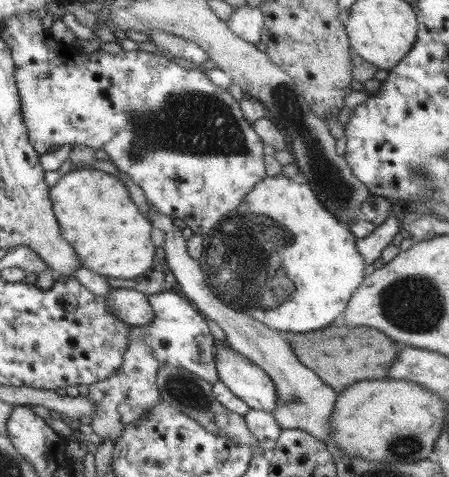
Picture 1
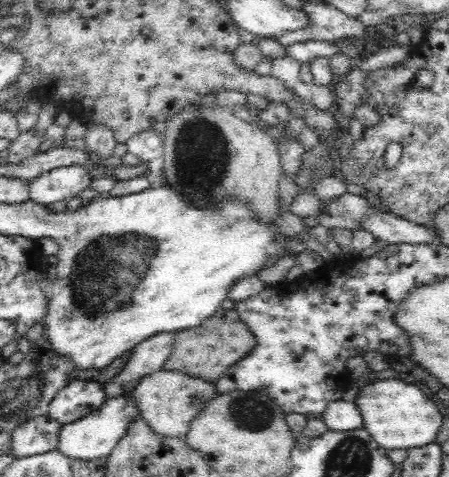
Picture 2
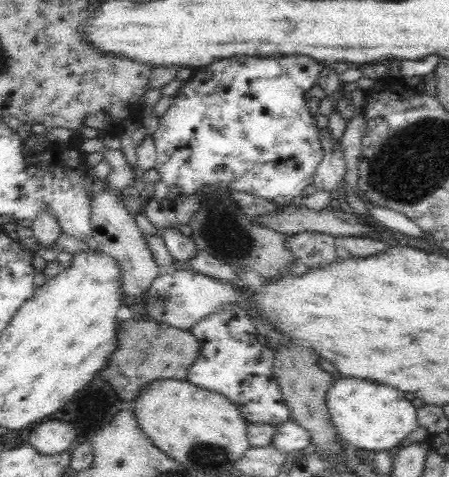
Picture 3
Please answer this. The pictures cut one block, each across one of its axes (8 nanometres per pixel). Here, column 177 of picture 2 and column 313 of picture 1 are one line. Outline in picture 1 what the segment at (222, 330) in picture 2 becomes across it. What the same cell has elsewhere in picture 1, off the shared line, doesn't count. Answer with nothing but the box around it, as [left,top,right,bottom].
[285,320,399,394]

